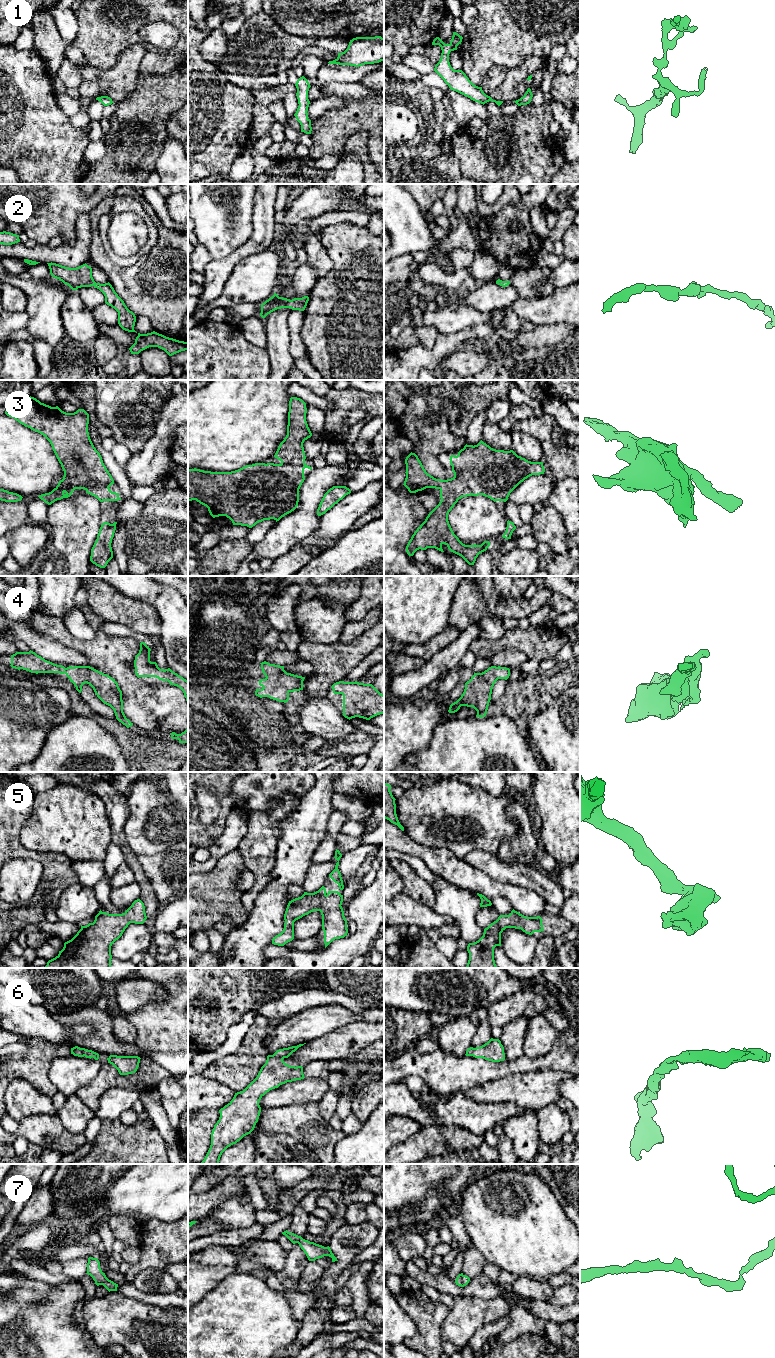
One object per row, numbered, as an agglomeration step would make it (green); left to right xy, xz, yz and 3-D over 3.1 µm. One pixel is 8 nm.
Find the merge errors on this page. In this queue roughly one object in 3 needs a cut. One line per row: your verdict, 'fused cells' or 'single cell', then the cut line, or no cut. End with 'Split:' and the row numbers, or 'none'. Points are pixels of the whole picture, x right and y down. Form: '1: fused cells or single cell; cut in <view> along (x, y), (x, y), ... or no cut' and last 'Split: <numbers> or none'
1: single cell; no cut
2: single cell; no cut
3: single cell; no cut
4: single cell; no cut
5: single cell; no cut
6: single cell; no cut
7: single cell; no cut
Split: none

